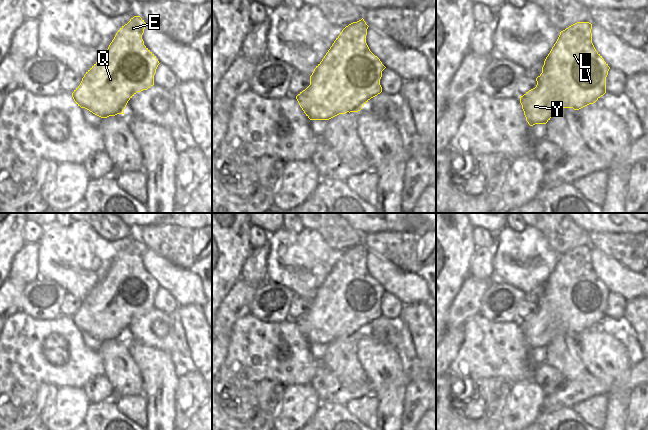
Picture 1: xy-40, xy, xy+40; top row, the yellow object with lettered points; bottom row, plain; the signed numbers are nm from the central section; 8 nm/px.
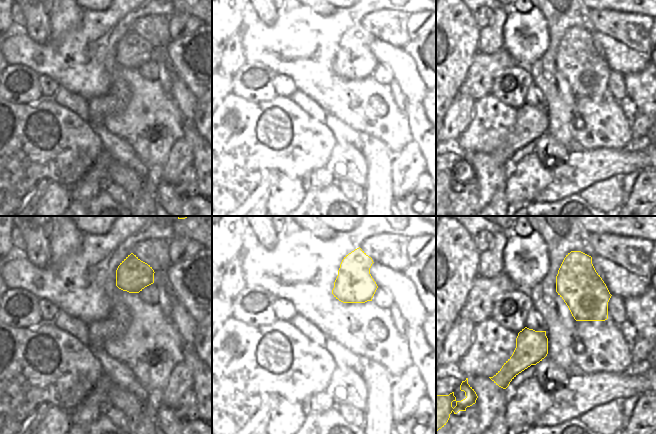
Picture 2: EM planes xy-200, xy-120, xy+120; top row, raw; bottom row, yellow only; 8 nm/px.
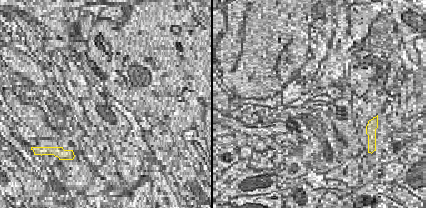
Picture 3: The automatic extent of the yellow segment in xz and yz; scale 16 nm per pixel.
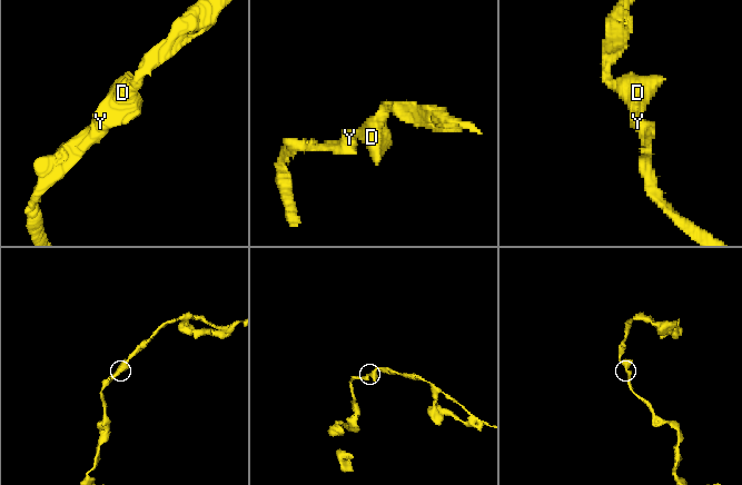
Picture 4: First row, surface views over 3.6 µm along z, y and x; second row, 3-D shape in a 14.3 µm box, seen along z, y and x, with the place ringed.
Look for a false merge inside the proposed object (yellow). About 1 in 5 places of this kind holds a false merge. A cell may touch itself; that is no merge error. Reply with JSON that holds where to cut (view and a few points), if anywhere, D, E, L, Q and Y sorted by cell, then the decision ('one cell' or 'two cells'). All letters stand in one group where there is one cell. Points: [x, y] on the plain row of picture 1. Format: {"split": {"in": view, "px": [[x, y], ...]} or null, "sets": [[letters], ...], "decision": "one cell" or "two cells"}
{"split": null, "sets": [["D", "E", "L", "Q", "Y"]], "decision": "one cell"}

